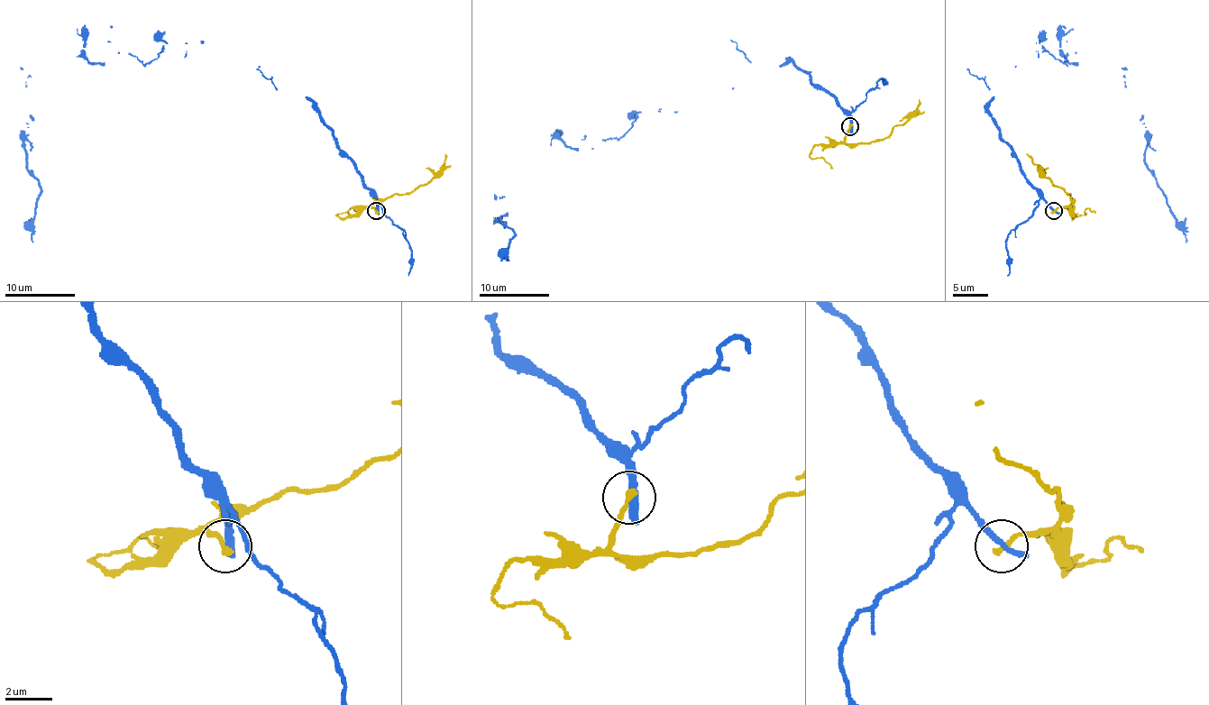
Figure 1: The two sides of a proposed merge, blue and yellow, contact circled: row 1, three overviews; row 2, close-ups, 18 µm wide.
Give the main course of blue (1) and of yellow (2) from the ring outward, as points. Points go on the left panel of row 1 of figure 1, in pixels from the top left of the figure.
1: (377, 210), (312, 102), (258, 66), (164, 41), (144, 64), (90, 64), (28, 123), (33, 242)
2: (377, 210), (371, 205), (373, 203), (394, 195), (407, 195), (435, 176), (444, 161), (444, 154)

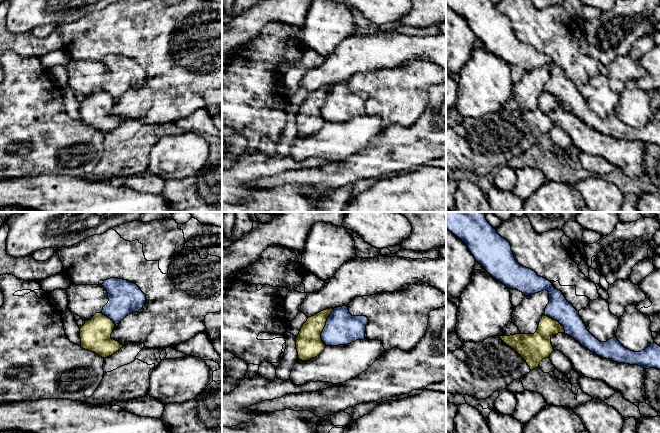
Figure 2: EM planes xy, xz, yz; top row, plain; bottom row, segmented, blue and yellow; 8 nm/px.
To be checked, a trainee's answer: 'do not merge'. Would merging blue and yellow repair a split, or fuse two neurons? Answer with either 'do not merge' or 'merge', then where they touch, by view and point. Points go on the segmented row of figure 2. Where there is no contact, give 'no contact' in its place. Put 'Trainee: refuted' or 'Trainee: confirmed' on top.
Trainee: confirmed
do not merge; contact xz (324, 327)

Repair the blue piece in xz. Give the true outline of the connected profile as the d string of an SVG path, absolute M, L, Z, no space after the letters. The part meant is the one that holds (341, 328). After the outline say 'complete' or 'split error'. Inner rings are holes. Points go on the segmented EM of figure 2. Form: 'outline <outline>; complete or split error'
outline M347 306L334 308L321 333L326 346L347 345L365 339L366 316L352 316Z; complete

